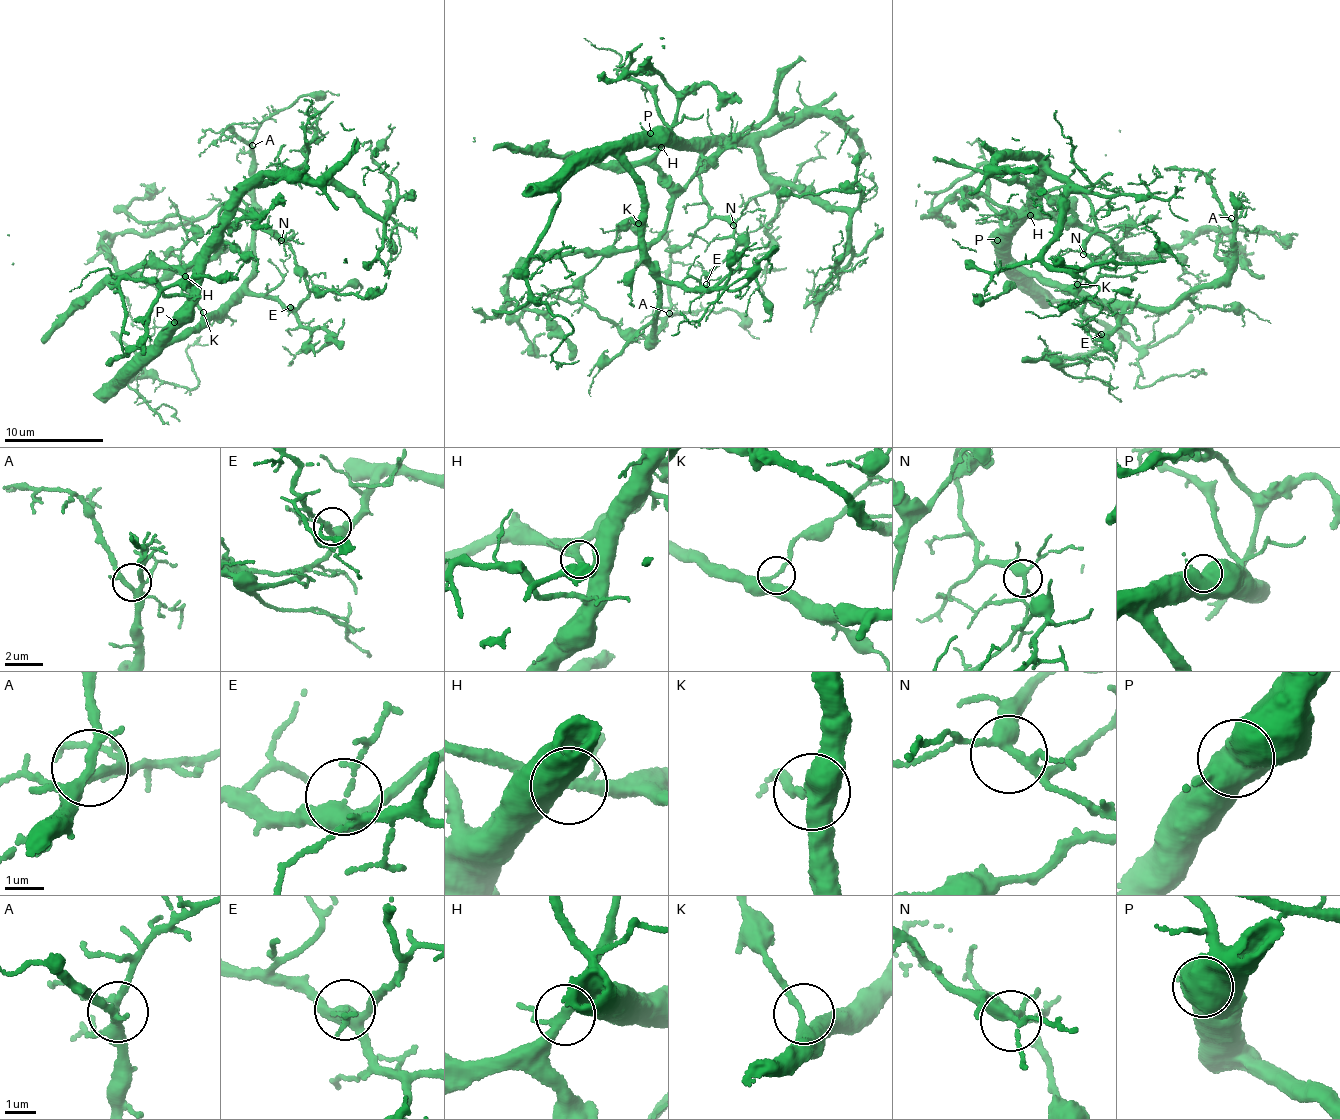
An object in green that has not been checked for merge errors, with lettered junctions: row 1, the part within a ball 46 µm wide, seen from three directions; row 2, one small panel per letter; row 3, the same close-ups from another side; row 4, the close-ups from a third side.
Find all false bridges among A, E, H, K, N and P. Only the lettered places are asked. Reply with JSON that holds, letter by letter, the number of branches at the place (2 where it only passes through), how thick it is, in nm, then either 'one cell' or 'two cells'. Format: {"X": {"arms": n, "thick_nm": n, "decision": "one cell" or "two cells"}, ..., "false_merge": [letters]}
{"A": {"arms": 6, "thick_nm": 220, "decision": "one cell"}, "E": {"arms": 4, "thick_nm": 300, "decision": "one cell"}, "H": {"arms": 4, "thick_nm": 240, "decision": "two cells"}, "K": {"arms": 3, "thick_nm": 280, "decision": "one cell"}, "N": {"arms": 5, "thick_nm": 300, "decision": "one cell"}, "P": {"arms": 2, "thick_nm": 650, "decision": "one cell"}, "false_merge": ["H"]}

